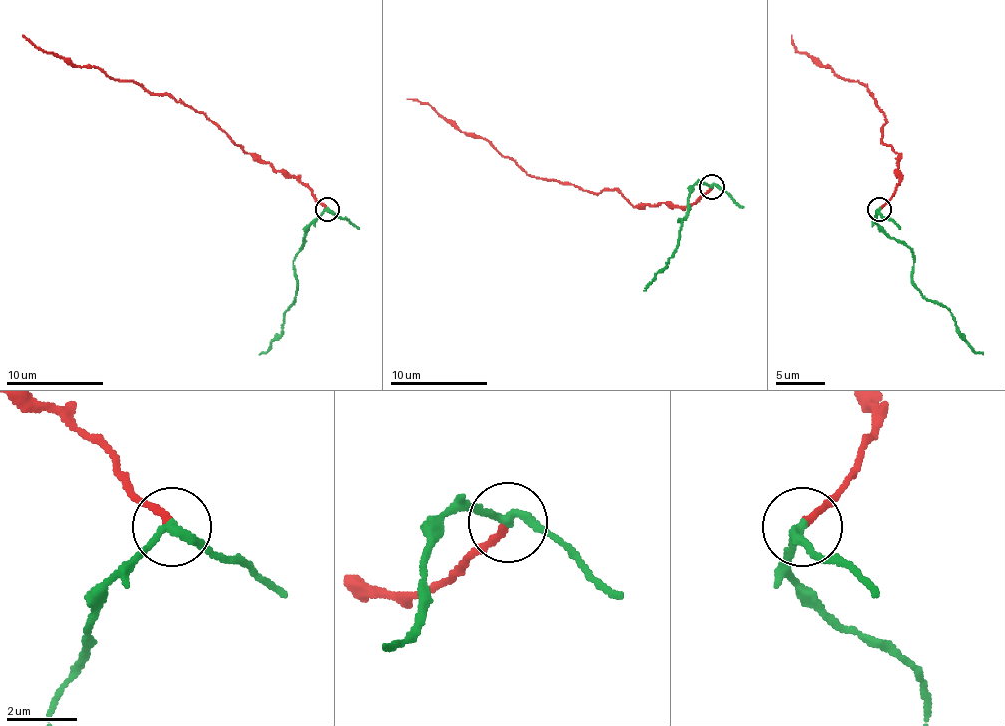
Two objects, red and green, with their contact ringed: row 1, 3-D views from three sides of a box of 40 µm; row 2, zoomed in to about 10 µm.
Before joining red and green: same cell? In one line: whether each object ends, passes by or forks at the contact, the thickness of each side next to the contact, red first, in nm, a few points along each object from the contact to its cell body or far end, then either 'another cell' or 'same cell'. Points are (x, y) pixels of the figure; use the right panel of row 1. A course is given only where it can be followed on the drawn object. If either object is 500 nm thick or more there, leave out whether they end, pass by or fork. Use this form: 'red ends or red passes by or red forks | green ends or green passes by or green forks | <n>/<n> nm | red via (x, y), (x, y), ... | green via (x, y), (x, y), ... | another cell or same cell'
red ends | green passes by | 200/240 nm | red via (880, 209), (899, 177), (897, 152), (882, 140), (882, 111), (858, 82), (799, 53), (792, 35) | green via (880, 209), (875, 221), (906, 245), (914, 257), (914, 287), (943, 306), (950, 313), (955, 330), (982, 355) | another cell

